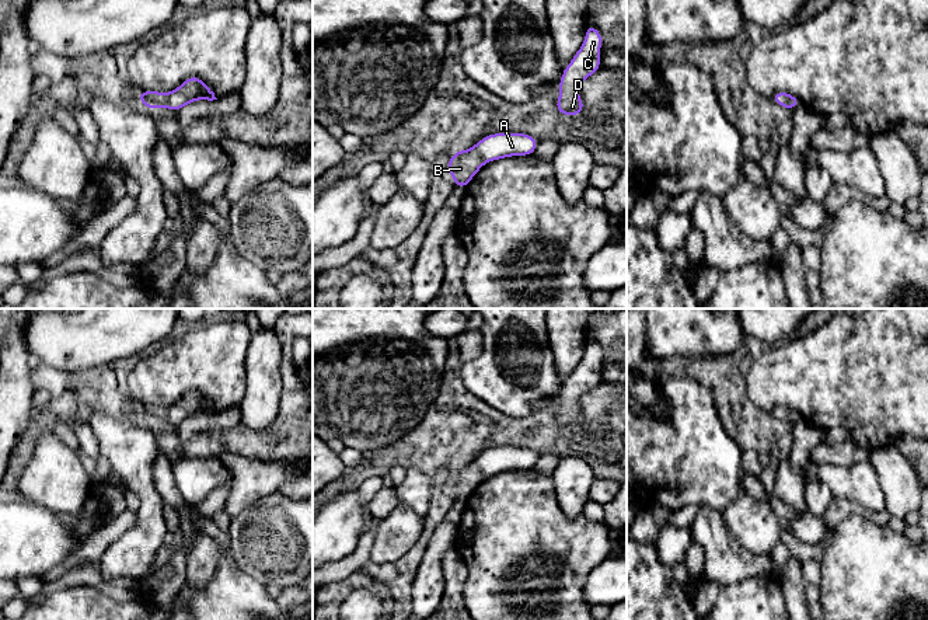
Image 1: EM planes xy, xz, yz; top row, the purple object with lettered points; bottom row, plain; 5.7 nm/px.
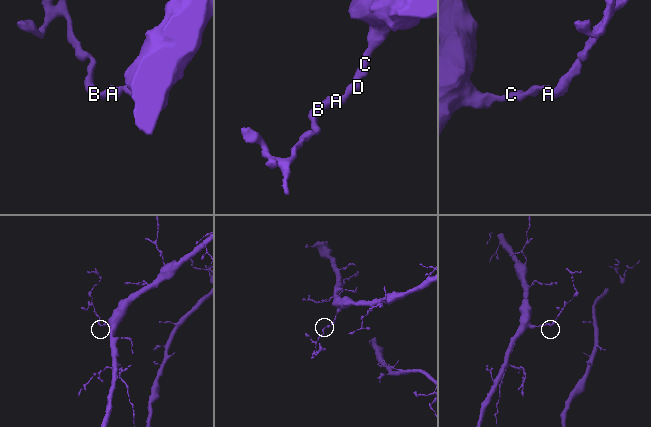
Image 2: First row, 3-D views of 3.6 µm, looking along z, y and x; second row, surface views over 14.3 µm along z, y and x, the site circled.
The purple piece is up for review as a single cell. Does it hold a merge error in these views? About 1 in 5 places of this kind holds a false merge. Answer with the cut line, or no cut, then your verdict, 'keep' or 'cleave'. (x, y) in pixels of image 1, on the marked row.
no cut; keep

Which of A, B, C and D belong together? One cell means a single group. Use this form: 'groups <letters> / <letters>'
groups A B C D

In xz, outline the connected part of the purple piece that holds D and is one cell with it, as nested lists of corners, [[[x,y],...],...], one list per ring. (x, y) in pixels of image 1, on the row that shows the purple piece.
[[[586,25],[586,38],[571,63],[564,69],[558,83],[561,88],[561,94],[557,98],[558,114],[569,115],[575,119],[585,109],[578,90],[585,79],[601,70],[599,62],[601,41],[603,38],[599,29],[593,25]]]

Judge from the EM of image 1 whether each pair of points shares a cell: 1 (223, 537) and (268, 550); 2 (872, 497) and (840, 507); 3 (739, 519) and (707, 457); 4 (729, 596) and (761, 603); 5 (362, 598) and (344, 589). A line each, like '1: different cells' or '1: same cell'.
1: different cells
2: different cells
3: different cells
4: same cell
5: different cells

